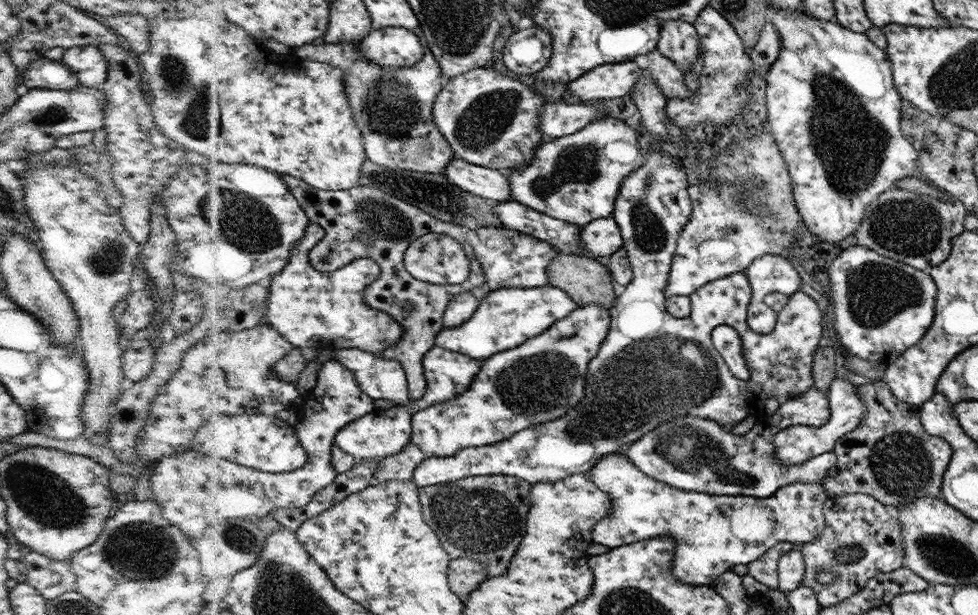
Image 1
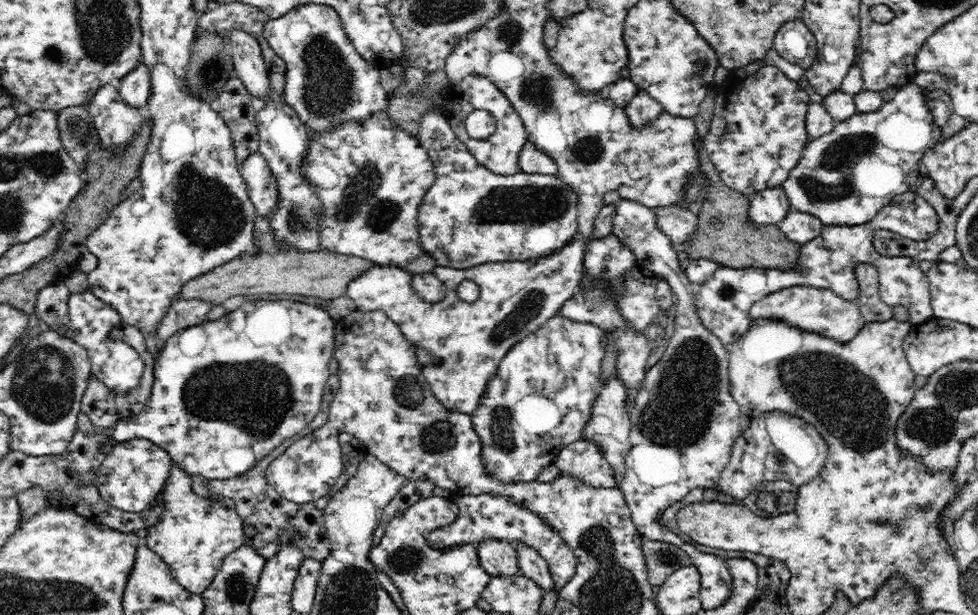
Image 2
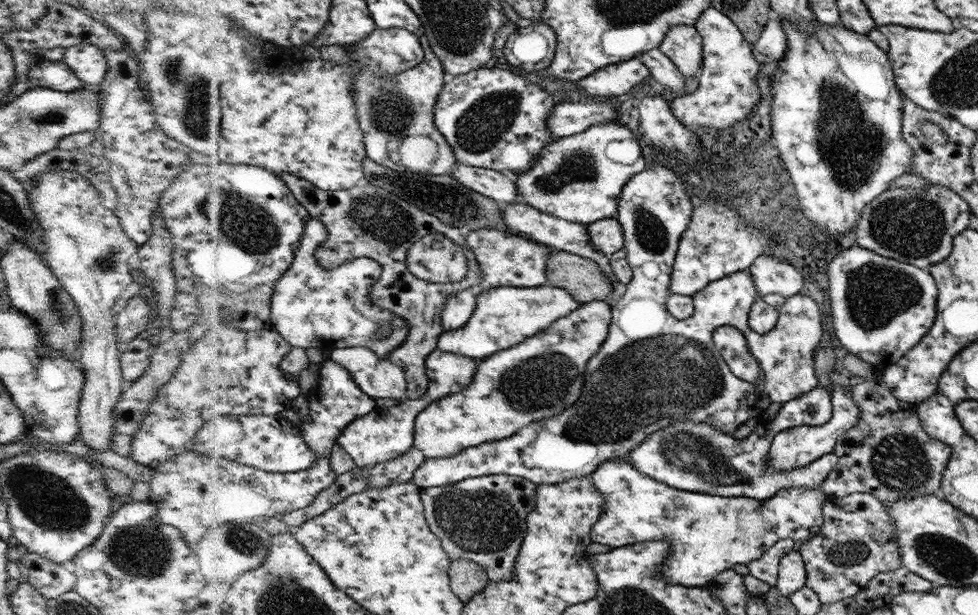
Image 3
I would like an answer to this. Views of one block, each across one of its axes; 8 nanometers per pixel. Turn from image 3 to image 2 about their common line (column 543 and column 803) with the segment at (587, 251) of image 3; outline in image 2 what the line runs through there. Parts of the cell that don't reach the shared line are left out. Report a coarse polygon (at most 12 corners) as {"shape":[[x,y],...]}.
{"shape":[[790,210],[778,224],[800,246],[824,227],[816,215]]}

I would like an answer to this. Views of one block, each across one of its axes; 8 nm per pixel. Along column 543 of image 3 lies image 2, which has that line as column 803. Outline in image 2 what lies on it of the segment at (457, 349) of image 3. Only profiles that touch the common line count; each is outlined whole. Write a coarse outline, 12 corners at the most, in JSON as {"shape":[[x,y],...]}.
{"shape":[[792,286],[757,300],[772,318],[846,344],[865,320],[830,289]]}

